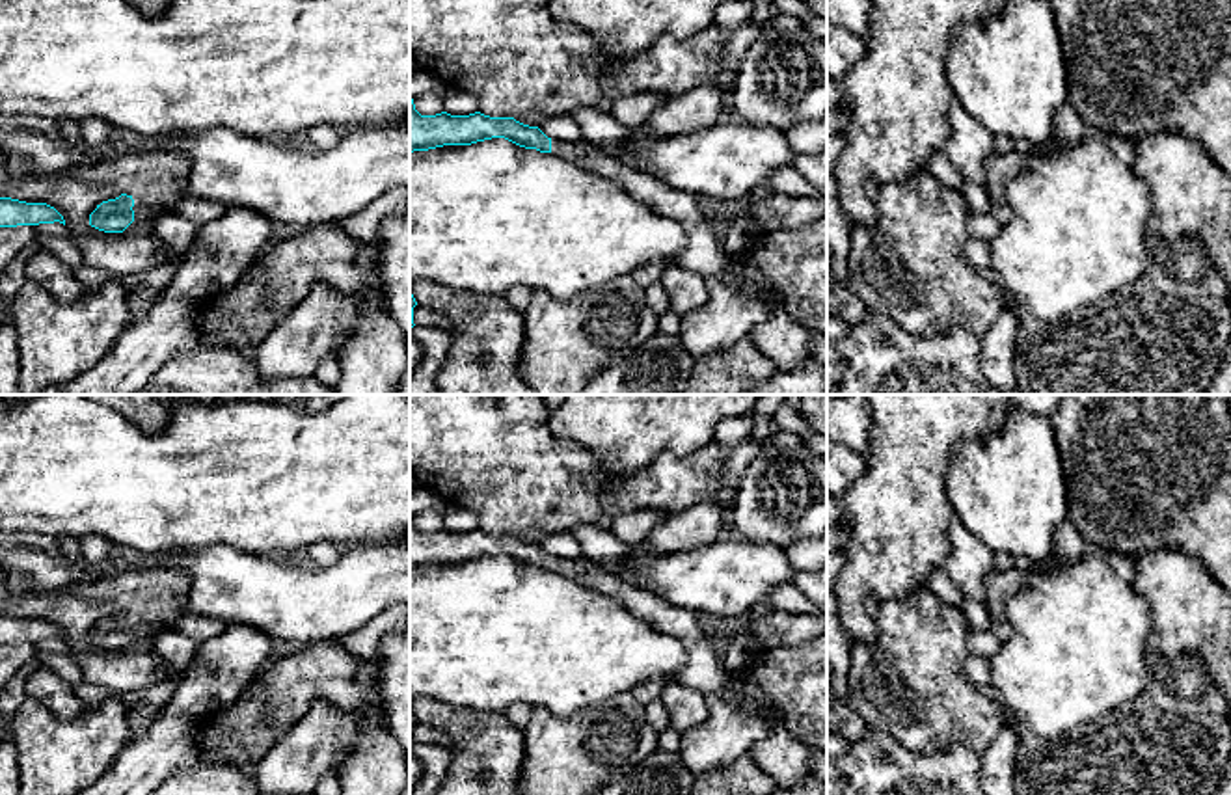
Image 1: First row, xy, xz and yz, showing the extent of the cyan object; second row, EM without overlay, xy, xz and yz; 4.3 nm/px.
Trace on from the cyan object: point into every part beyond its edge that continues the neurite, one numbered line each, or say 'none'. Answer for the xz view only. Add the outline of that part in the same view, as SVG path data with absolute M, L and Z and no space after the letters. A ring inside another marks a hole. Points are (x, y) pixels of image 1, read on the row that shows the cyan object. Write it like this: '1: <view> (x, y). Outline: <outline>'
1: xz (703, 254). Outline: M551 140L551 155L605 179L615 181L628 195L644 203L657 214L663 214L682 225L687 242L672 259L674 264L695 272L706 279L724 279L728 283L737 276L734 253L723 248L704 218L697 195L674 190L631 164L618 160L596 145L581 141Z

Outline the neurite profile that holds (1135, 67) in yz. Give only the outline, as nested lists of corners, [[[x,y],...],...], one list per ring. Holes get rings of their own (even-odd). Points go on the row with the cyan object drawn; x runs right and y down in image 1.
[[[1050,0],[1069,80],[1069,104],[1089,132],[1132,143],[1155,132],[1196,140],[1231,175],[1231,0]]]

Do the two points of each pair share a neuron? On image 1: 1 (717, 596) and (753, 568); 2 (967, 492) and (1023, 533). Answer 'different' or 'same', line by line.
1: same
2: same

